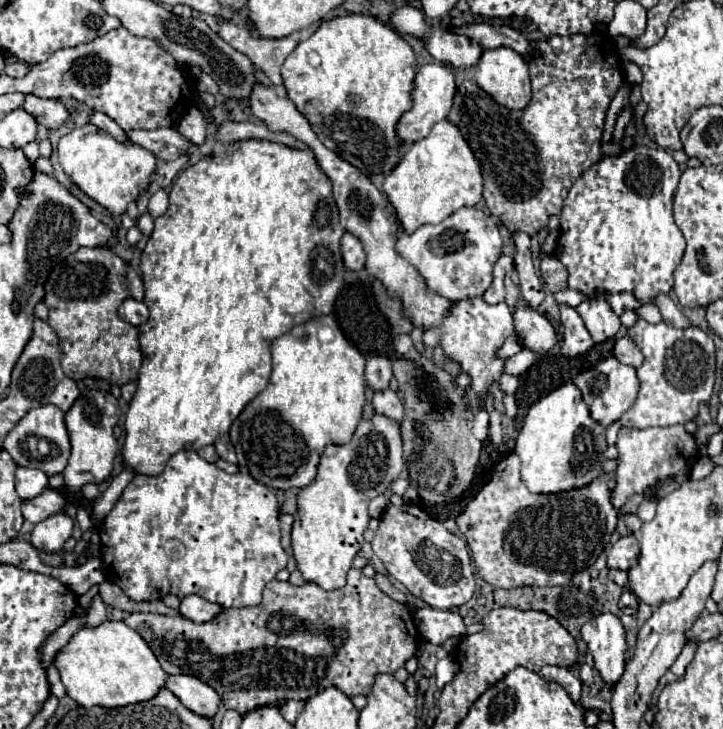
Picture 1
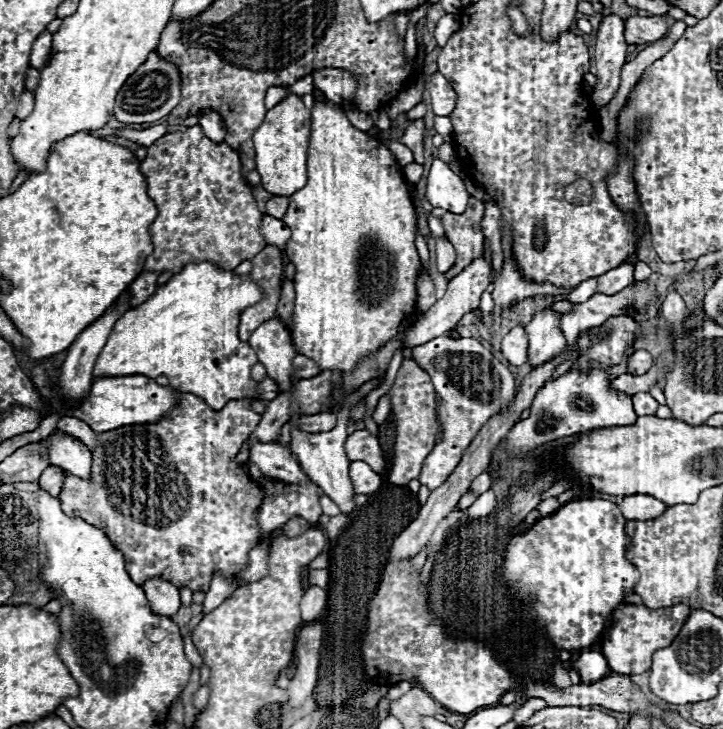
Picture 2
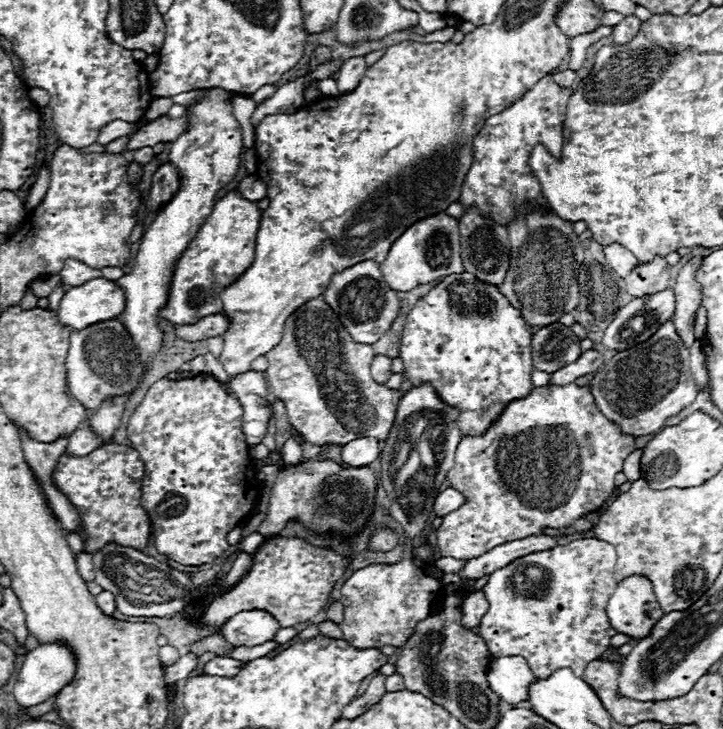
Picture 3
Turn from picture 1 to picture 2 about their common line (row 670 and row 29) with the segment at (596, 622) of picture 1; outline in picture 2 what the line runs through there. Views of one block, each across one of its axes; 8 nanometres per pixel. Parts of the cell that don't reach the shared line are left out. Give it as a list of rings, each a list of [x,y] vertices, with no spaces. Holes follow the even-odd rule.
[[[606,16],[598,28],[596,34],[596,48],[594,48],[594,62],[596,62],[596,80],[598,86],[594,86],[594,92],[590,94],[590,102],[600,108],[610,102],[610,98],[616,94],[620,84],[620,70],[626,64],[626,42],[624,42],[624,20],[618,16]]]

